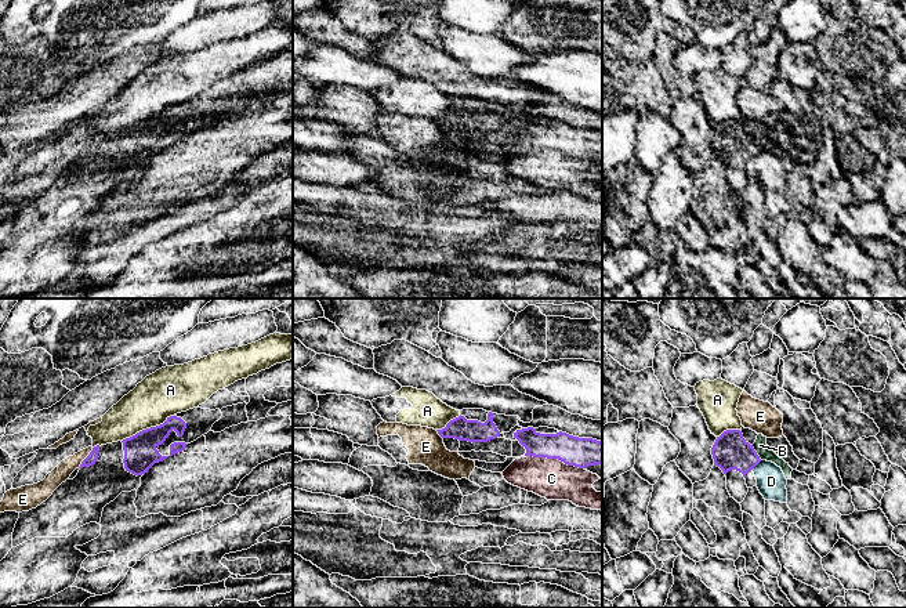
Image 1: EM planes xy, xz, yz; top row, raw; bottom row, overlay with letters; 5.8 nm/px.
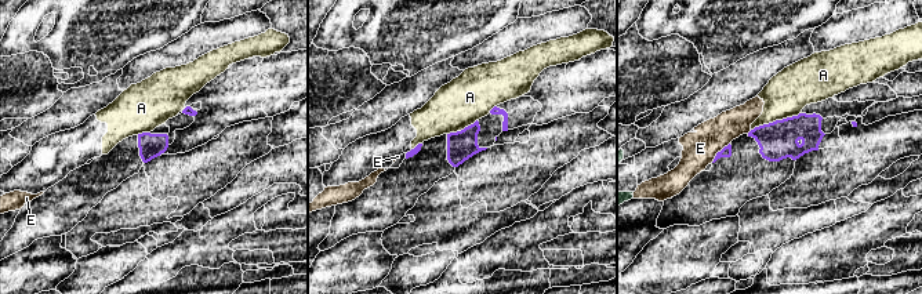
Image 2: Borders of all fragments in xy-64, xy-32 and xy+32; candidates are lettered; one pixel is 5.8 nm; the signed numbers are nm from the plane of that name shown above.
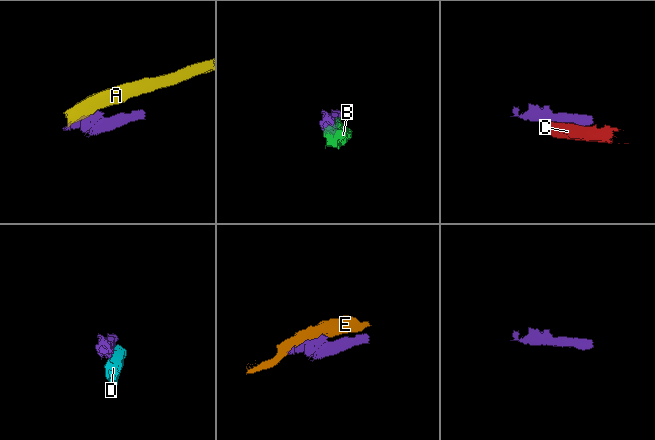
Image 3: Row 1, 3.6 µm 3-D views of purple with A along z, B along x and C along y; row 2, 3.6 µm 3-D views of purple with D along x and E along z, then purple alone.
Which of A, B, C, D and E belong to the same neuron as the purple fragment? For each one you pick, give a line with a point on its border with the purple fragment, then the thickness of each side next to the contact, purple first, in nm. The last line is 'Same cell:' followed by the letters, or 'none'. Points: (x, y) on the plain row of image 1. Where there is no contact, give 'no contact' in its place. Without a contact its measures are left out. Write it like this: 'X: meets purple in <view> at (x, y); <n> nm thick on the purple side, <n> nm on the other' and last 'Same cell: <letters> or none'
Same cell: none

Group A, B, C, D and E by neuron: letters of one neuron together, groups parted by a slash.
A / B / C D / E

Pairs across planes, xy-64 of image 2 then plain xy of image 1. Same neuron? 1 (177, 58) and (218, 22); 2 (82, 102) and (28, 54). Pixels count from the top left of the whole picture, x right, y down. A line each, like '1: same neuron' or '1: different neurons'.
1: same neuron
2: different neurons

